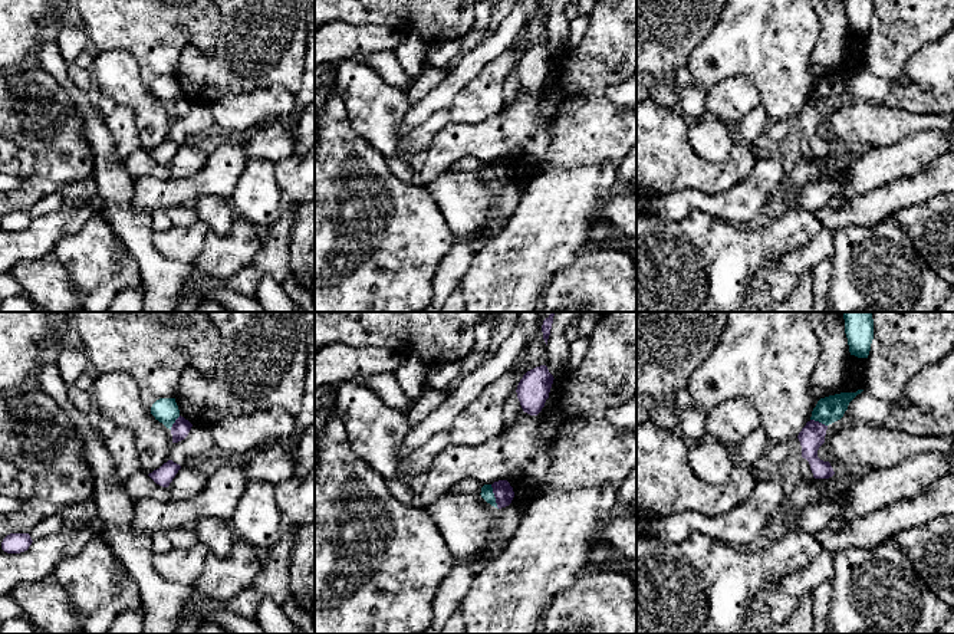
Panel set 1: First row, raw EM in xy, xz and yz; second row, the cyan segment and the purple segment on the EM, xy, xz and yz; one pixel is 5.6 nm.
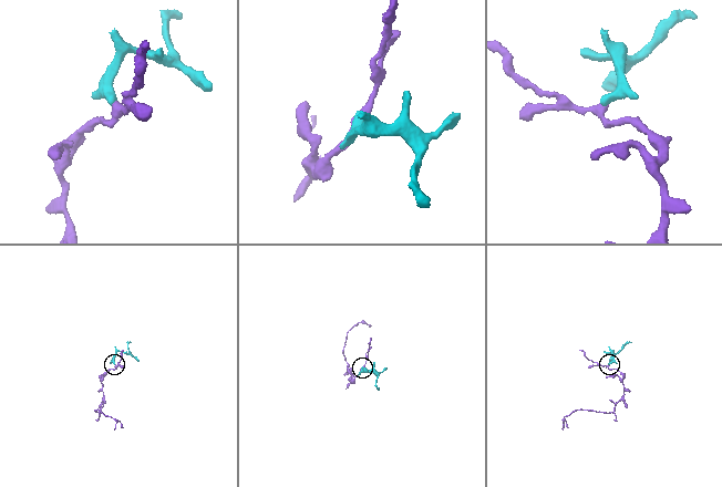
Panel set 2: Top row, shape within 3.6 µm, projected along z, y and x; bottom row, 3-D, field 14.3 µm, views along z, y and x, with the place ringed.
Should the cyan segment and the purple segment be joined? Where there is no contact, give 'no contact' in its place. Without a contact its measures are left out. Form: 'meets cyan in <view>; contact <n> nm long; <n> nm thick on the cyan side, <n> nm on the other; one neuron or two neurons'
meets cyan in xz; contact 140 nm long; 70 nm thick on the cyan side, 110 nm on the other; two neurons

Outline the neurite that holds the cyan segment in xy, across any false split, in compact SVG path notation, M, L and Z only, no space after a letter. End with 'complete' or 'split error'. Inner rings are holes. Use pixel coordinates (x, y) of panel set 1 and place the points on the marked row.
M159 398L151 407L151 414L171 430L175 420L180 417L180 410L175 398Z; complete

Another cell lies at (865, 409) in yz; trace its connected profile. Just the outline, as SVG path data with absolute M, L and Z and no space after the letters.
M862 391L849 403L840 420L881 426L889 410L889 403L875 398L868 391Z

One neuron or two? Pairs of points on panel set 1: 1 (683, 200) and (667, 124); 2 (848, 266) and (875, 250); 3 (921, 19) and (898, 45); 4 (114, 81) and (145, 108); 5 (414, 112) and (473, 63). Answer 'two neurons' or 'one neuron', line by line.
1: two neurons
2: one neuron
3: one neuron
4: one neuron
5: one neuron

